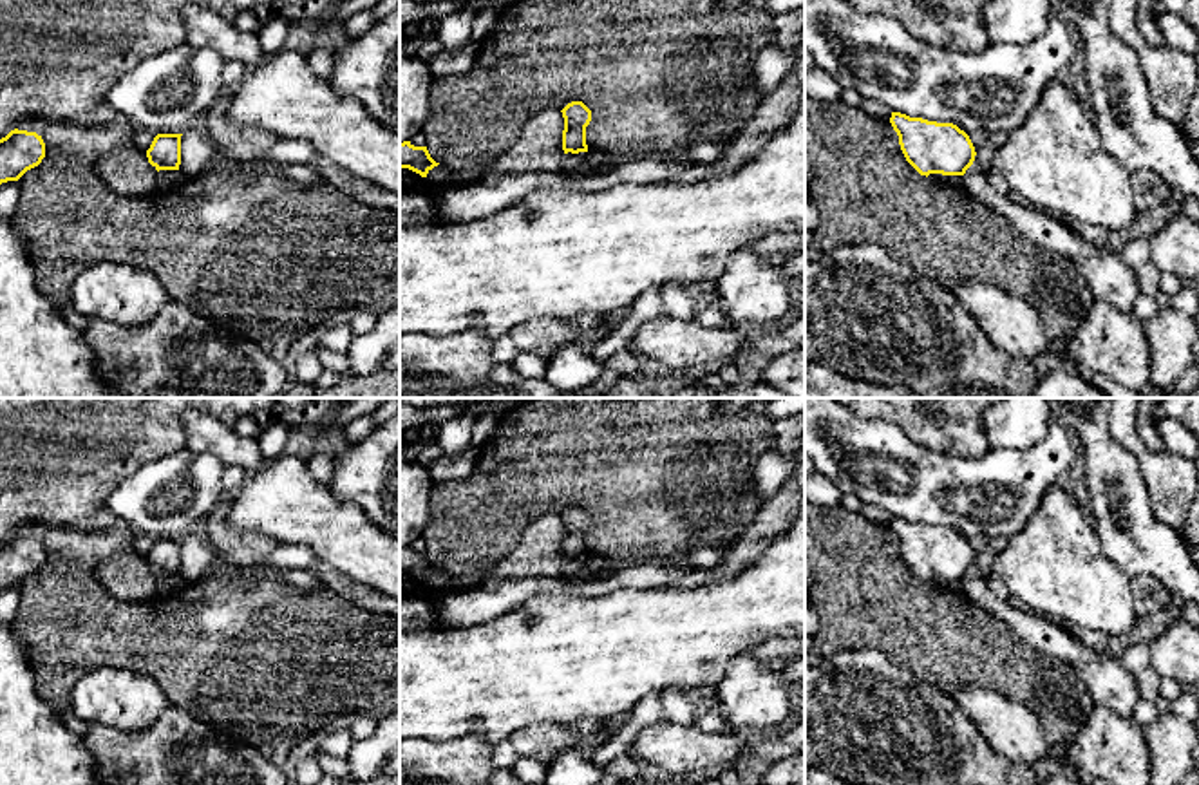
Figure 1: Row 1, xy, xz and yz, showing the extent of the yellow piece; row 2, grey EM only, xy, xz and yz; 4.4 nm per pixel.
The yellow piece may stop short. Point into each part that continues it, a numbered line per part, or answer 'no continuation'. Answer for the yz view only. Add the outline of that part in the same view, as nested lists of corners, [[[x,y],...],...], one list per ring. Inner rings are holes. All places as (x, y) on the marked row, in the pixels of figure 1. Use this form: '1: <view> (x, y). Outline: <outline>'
no continuation

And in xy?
no continuation

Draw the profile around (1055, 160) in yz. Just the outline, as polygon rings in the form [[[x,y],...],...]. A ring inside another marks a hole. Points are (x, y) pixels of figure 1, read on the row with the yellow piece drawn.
[[[1060,78],[1043,89],[1027,119],[1009,134],[1007,141],[996,145],[993,168],[1027,204],[1060,221],[1076,219],[1123,232],[1139,213],[1134,204],[1132,172],[1103,148],[1089,105]]]

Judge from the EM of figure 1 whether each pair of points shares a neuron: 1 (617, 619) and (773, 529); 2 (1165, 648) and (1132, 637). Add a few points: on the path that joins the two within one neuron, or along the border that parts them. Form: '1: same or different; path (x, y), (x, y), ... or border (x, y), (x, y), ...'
1: different; border (764, 550), (742, 570), (709, 583)
2: different; border (1180, 619), (1147, 644)

